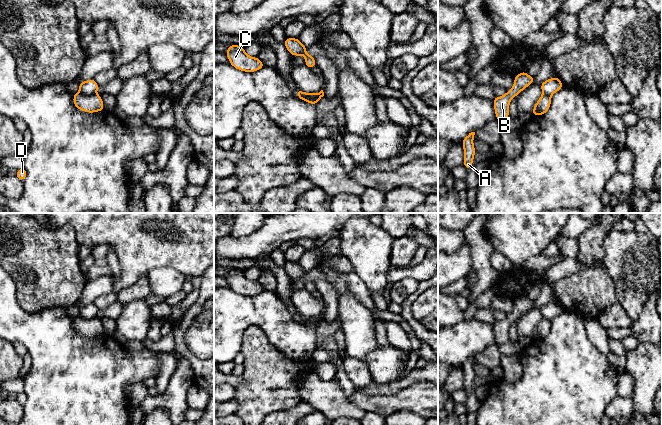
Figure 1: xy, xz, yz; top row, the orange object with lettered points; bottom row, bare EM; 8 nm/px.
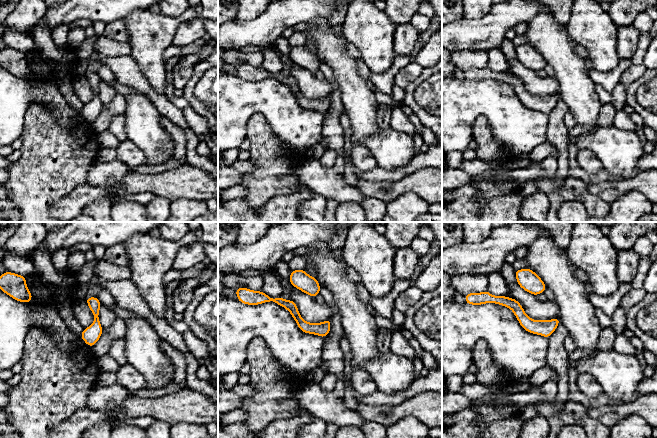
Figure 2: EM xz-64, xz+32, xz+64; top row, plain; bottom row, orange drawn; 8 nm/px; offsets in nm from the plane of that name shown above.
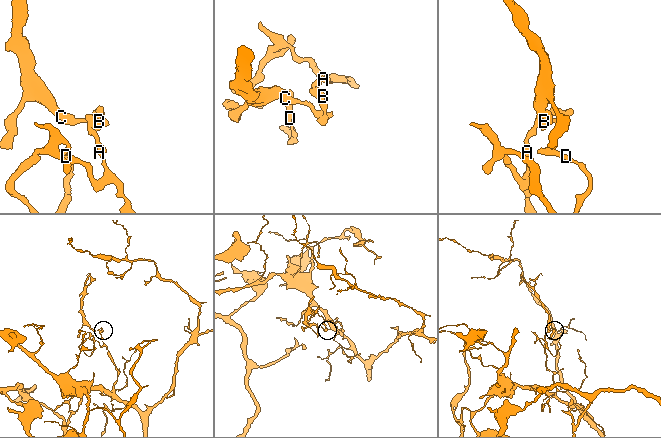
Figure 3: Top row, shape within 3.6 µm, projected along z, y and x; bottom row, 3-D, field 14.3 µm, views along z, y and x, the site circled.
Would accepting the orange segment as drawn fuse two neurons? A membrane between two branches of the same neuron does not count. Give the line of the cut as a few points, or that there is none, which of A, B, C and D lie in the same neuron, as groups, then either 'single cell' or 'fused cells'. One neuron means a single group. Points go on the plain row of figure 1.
xy (79, 315), (89, 319), (95, 318) | A B D / C | fused cells

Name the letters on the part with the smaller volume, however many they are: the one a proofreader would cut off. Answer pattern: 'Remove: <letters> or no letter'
Remove: C

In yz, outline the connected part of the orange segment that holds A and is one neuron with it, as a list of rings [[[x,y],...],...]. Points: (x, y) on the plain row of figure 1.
[[[475,356],[469,357],[461,366],[464,373],[463,388],[467,395],[472,391],[473,383],[476,377],[475,371],[473,369],[474,359]]]

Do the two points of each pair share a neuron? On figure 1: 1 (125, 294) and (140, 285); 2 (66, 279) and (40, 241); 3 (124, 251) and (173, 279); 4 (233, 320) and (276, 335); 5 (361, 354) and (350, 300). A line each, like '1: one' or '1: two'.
1: one
2: one
3: two
4: one
5: one

